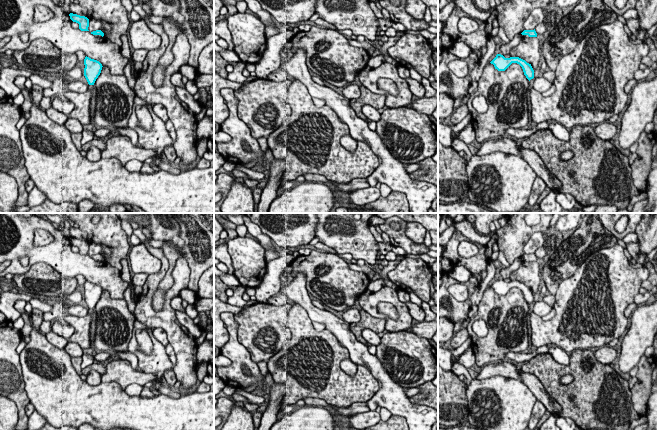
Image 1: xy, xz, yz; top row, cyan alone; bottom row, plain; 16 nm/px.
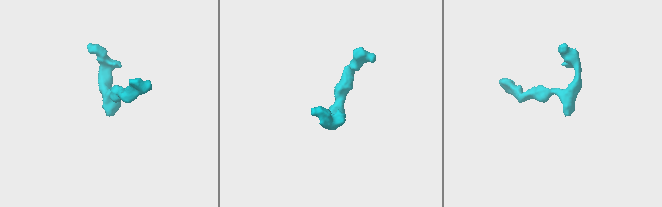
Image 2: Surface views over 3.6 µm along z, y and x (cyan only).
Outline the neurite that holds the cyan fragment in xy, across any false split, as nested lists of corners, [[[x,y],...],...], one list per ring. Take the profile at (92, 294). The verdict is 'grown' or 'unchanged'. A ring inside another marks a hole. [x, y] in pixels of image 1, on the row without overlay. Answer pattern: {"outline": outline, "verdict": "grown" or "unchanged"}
{"outline": [[[87,280],[84,283],[84,289],[84,300],[89,308],[88,314],[83,317],[68,315],[64,320],[74,328],[74,333],[69,338],[69,341],[77,343],[86,351],[90,348],[90,324],[92,322],[92,314],[94,313],[93,309],[100,299],[103,290],[99,285]]], "verdict": "grown"}

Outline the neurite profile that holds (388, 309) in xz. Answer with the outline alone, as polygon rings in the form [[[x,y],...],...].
[[[380,302],[377,306],[377,309],[379,313],[385,314],[386,316],[393,320],[396,320],[398,318],[396,308],[390,303]]]

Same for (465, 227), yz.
[[[452,219],[452,225],[455,227],[457,231],[460,231],[465,237],[469,238],[473,242],[480,243],[484,246],[487,246],[491,237],[488,235],[480,234],[476,231],[474,225],[465,219],[461,222],[456,223],[454,219]]]

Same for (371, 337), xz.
[[[363,329],[362,337],[370,345],[378,346],[381,343],[381,338],[378,336],[378,334],[370,329]]]

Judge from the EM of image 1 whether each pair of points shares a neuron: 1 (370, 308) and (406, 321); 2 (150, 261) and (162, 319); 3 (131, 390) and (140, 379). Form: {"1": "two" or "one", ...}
{"1": "one", "2": "two", "3": "two"}

